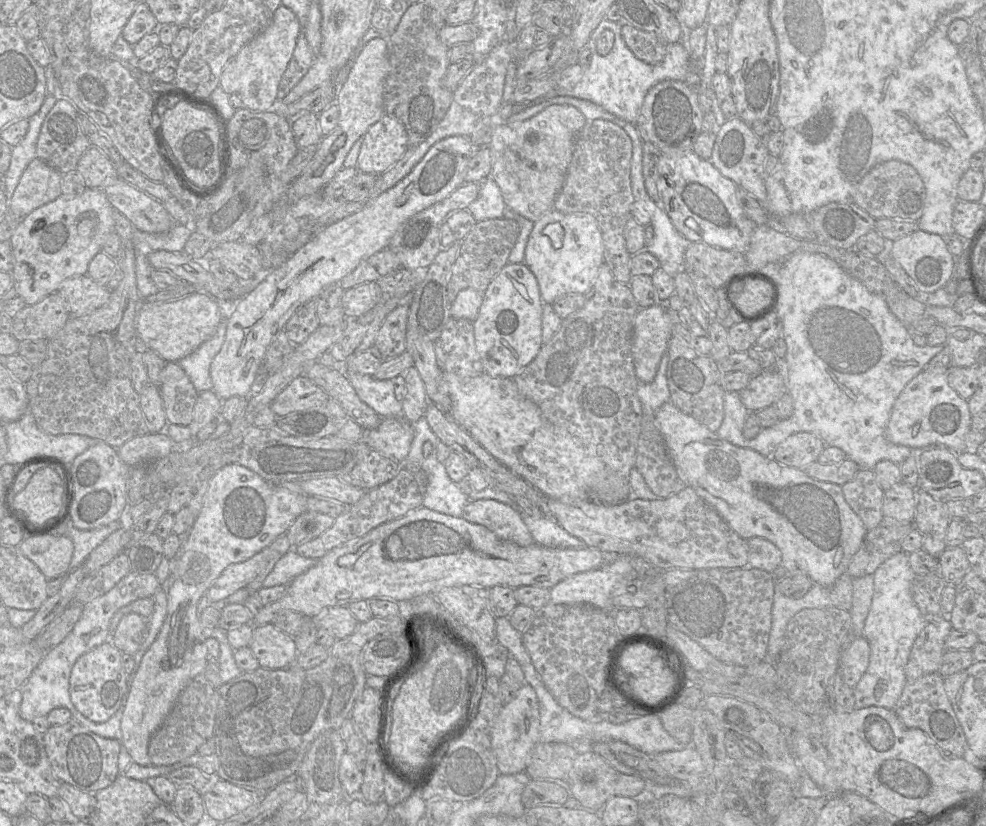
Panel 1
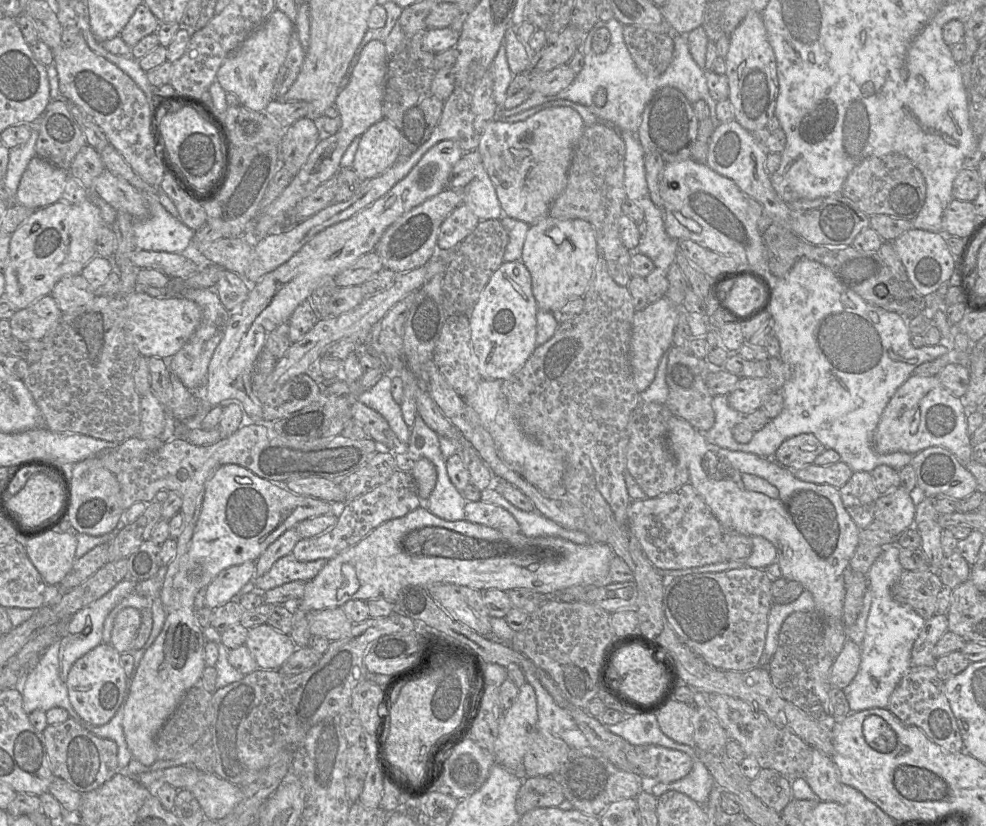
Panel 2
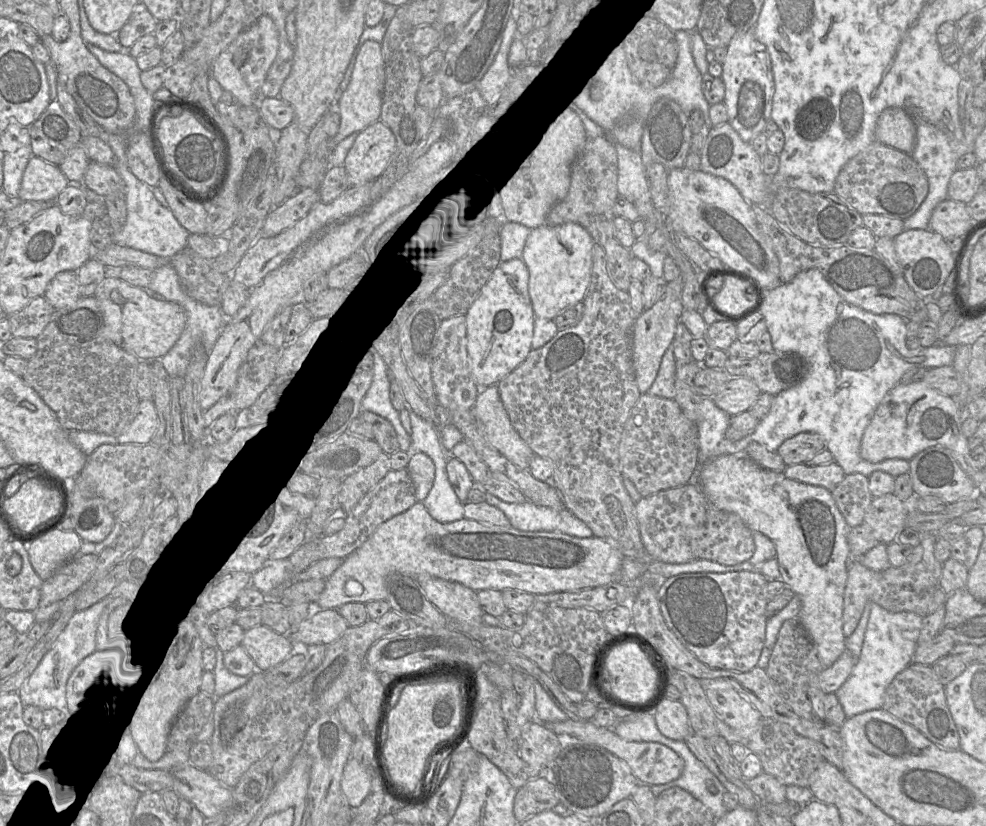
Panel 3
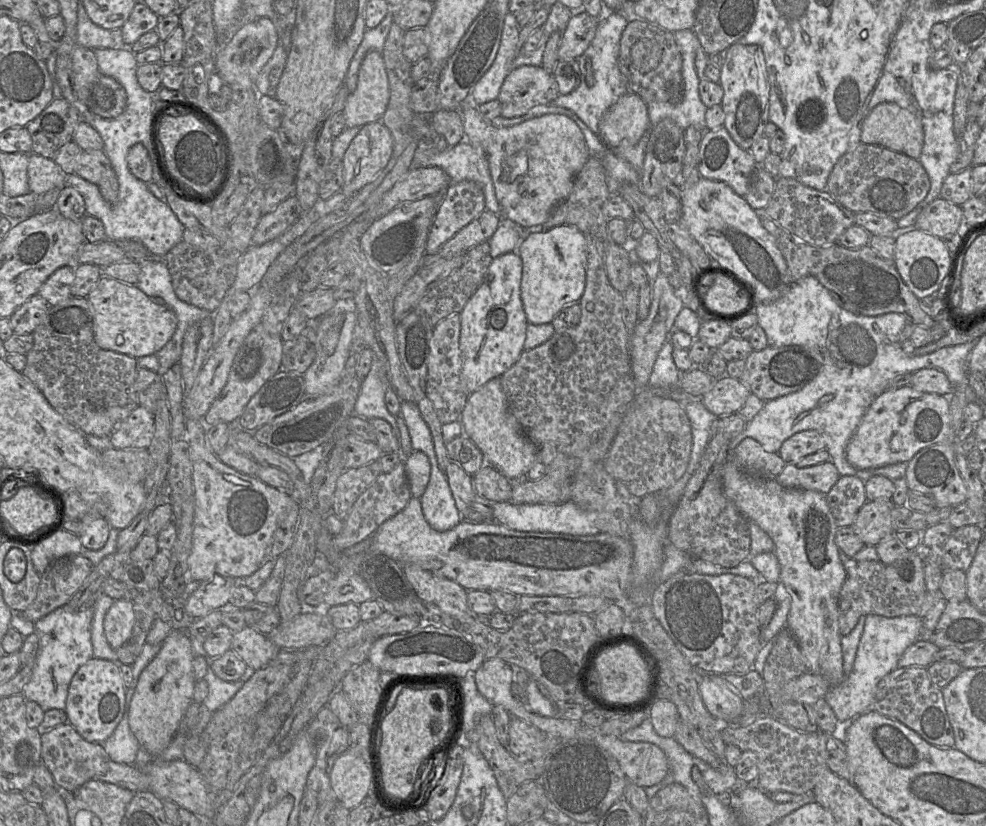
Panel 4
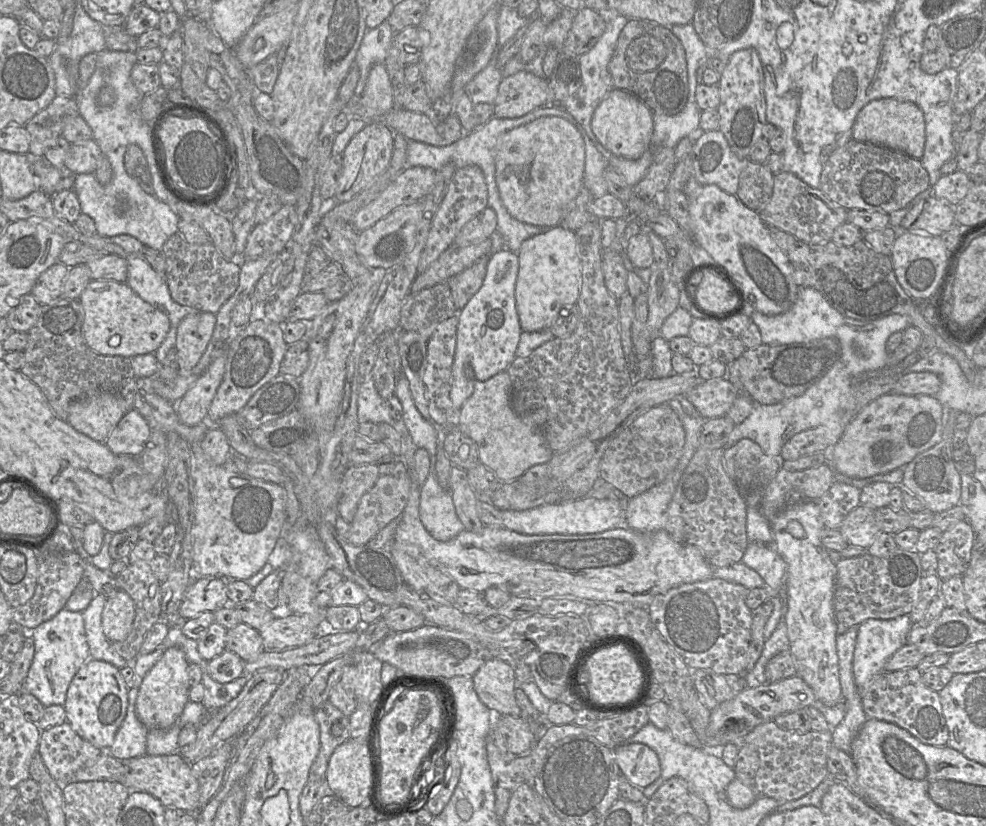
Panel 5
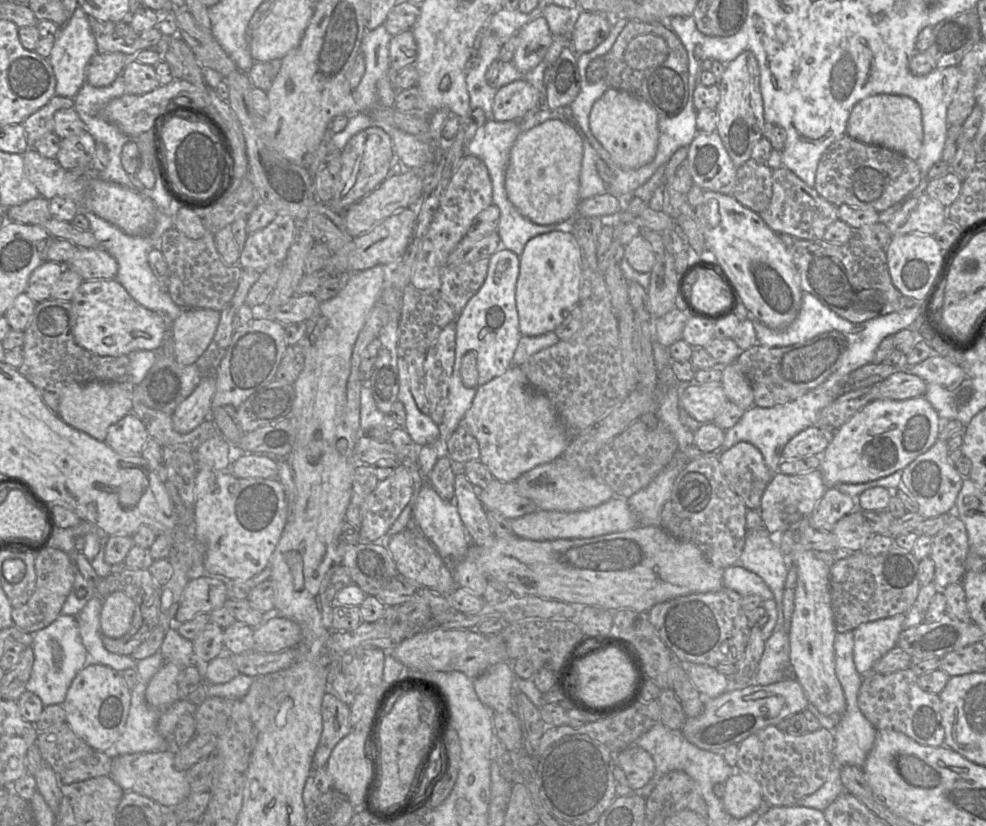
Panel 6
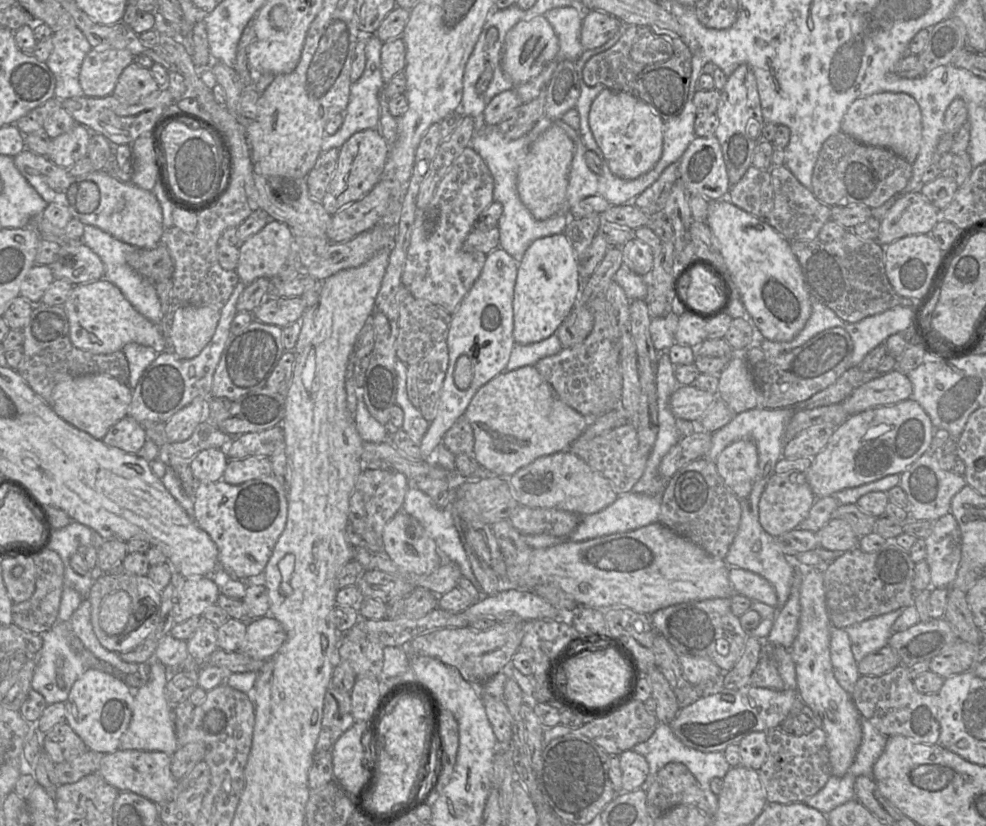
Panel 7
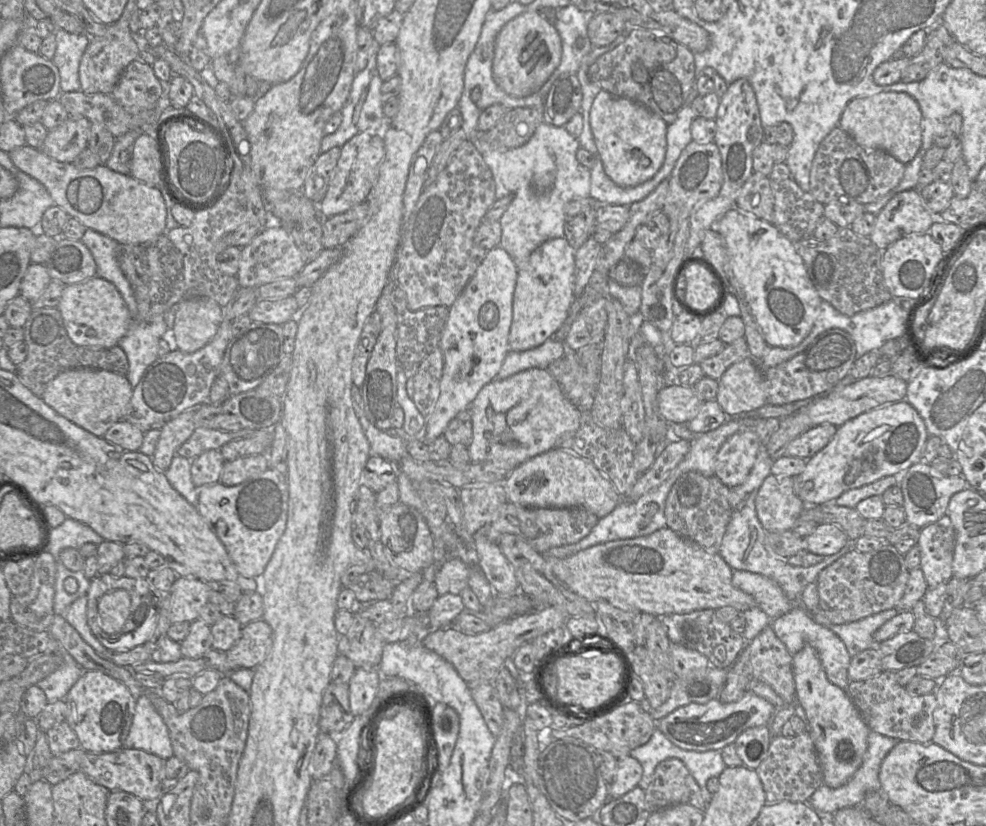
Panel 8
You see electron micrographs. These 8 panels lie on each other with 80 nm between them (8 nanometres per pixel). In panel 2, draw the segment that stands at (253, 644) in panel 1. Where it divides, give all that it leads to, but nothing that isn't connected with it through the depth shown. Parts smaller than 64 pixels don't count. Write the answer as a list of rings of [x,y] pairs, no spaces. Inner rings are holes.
[[[266,623],[248,630],[245,646],[263,670],[278,670],[297,647],[289,635]]]

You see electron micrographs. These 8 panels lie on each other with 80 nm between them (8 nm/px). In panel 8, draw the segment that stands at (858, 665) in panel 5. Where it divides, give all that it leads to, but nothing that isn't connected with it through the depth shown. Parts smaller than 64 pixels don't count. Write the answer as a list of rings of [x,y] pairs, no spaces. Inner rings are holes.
[[[820,608],[810,615],[818,624],[833,631],[844,642],[849,655],[853,657],[866,649],[878,649],[880,643],[874,640],[875,632],[898,613],[900,611],[895,608],[888,609],[846,624],[832,624]]]

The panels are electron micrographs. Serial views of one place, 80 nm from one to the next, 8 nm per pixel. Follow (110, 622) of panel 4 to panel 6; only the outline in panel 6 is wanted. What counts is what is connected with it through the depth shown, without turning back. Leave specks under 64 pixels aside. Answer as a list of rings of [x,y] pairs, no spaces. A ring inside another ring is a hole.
[[[114,591],[103,599],[100,631],[109,638],[120,638],[130,629],[135,605],[123,591]]]

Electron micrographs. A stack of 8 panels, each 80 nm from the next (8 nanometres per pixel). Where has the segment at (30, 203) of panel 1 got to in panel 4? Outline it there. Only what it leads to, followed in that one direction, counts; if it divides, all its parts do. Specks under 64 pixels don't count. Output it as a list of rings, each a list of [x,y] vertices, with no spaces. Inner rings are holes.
[[[30,154],[28,164],[30,192],[42,195],[54,188],[63,189],[66,186],[66,176],[53,160]]]

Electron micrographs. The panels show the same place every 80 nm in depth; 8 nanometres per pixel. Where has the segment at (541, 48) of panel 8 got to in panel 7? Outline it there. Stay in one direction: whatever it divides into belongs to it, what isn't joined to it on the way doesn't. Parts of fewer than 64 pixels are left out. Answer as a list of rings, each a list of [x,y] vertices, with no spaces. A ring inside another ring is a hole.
[[[539,15],[529,21],[519,21],[508,31],[502,47],[501,66],[517,86],[539,75],[558,51],[559,39],[554,29],[544,15]]]

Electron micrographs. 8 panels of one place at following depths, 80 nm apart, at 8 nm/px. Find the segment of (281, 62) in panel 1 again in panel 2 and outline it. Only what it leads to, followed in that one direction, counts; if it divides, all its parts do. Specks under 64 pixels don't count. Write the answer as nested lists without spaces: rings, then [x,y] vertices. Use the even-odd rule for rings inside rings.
[[[275,8],[262,26],[256,29],[219,68],[216,80],[226,92],[235,94],[242,106],[257,112],[266,109],[272,100],[277,74],[286,59],[289,41],[295,24]]]

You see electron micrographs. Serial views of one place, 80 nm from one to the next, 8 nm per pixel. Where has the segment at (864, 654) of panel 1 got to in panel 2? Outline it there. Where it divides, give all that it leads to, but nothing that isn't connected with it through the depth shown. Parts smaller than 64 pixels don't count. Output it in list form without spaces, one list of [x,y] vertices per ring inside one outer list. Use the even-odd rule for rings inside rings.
[[[847,639],[830,670],[830,686],[842,690],[847,687],[857,674],[860,663],[861,646]]]

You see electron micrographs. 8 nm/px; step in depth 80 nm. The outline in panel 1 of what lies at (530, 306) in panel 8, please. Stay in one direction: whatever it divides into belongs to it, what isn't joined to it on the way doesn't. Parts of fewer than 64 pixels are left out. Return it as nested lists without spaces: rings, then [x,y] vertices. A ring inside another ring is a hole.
[[[555,209],[550,210],[533,224],[525,248],[524,263],[537,279],[542,308],[544,303],[553,304],[557,299],[569,293],[585,294],[604,263],[603,240],[596,219],[588,213],[564,214]]]

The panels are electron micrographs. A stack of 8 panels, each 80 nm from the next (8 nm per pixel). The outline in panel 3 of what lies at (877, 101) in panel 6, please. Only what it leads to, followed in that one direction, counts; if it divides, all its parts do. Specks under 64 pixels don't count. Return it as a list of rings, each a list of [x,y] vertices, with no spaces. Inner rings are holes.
[[[886,108],[877,119],[875,141],[911,154],[916,143],[916,125],[904,109]]]

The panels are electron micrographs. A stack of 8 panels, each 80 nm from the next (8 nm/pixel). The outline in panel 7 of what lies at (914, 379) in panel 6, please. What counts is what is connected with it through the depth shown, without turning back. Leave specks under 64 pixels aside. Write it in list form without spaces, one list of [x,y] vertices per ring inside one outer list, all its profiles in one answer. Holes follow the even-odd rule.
[[[895,368],[855,389],[842,405],[850,416],[867,409],[904,401],[911,398],[912,392],[913,387],[908,375]]]

